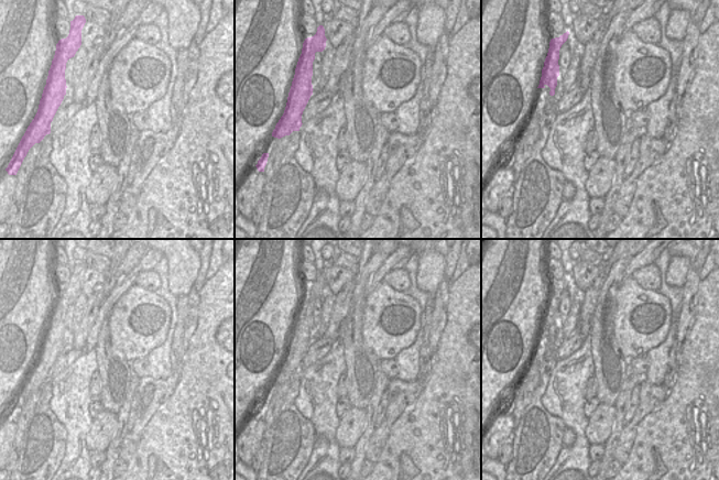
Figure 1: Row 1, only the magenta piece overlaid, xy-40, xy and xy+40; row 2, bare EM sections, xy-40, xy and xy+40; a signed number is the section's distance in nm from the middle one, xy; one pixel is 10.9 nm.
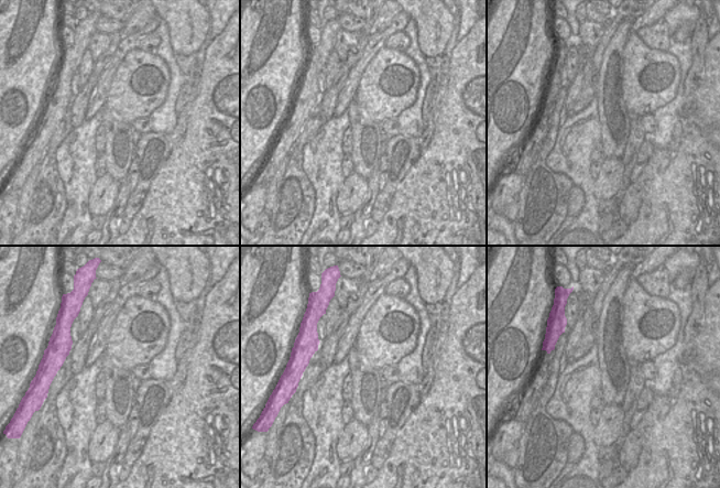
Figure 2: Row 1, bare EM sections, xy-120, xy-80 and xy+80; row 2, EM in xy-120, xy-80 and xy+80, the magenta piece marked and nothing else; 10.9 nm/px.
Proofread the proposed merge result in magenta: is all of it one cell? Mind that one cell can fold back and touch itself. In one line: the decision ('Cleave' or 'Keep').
Cleave.

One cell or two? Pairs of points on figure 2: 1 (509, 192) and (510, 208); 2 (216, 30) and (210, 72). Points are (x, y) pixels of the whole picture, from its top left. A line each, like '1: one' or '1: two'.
1: two
2: two

